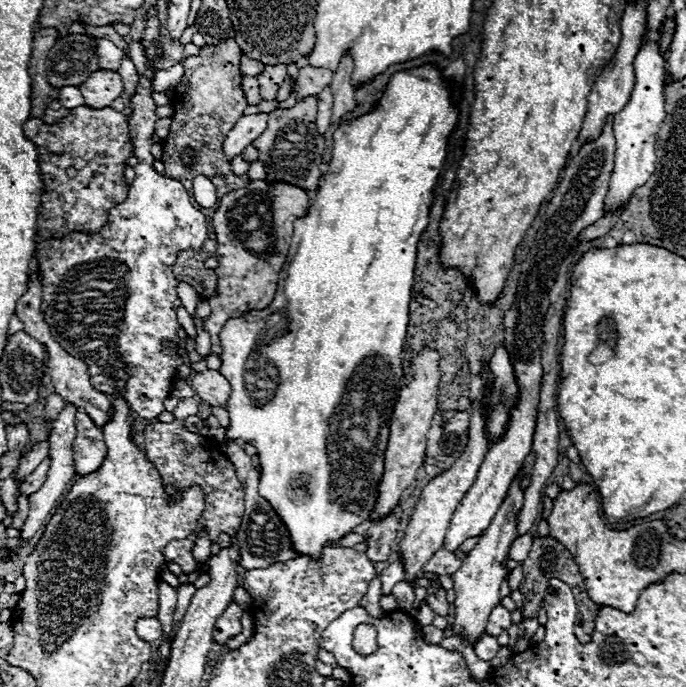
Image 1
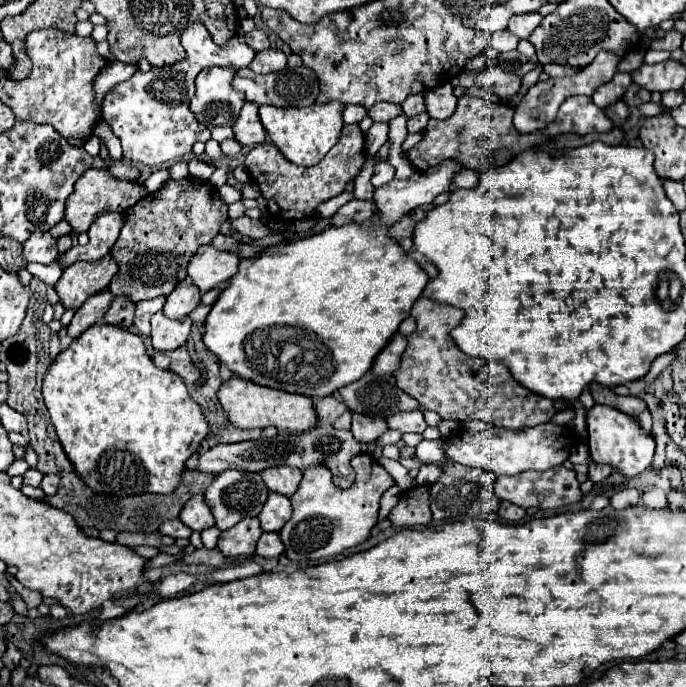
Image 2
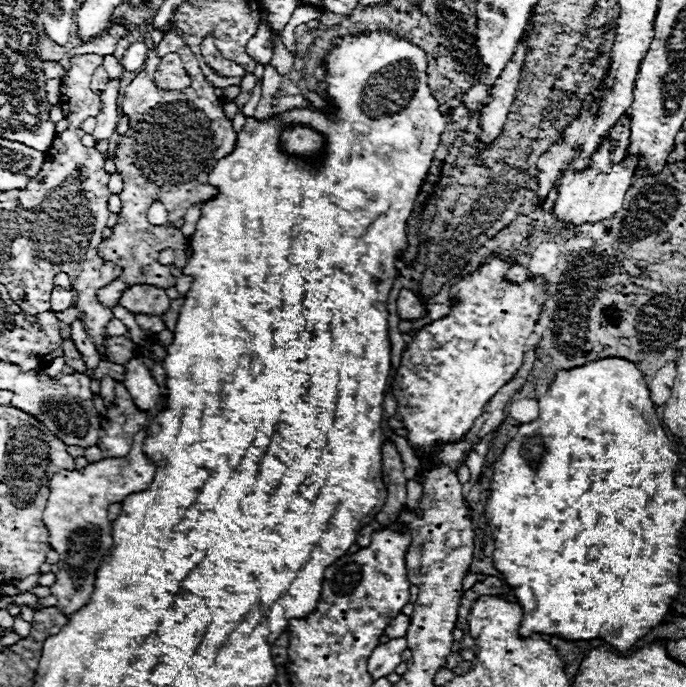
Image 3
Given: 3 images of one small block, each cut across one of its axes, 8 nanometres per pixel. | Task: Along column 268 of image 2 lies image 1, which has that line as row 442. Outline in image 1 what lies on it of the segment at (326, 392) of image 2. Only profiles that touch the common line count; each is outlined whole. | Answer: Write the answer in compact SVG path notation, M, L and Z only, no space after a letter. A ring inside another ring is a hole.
M422 66L422 68L414 68L414 70L396 72L390 78L388 88L386 88L386 92L380 100L380 106L376 110L372 110L370 114L360 116L352 122L344 122L334 132L330 170L324 176L324 186L320 186L316 192L316 198L314 198L314 204L312 204L308 216L294 222L294 238L290 244L290 254L288 254L286 266L282 268L278 290L276 290L272 304L264 310L248 312L248 316L244 314L240 318L230 318L230 322L226 322L220 332L220 344L222 344L220 374L234 388L234 392L230 392L230 398L226 404L226 410L230 414L230 426L228 426L228 430L224 430L224 442L228 442L228 438L242 438L258 450L258 458L260 458L258 492L262 494L262 498L266 498L274 506L274 510L280 514L282 522L286 522L286 526L290 530L292 546L298 556L310 556L314 560L320 560L324 546L338 542L340 538L350 534L358 524L370 520L370 512L376 508L378 484L384 474L384 450L386 450L388 434L390 434L388 424L390 424L392 408L396 404L396 398L398 398L398 392L400 392L402 380L404 380L400 352L402 352L406 328L408 328L408 304L410 304L414 281L416 244L420 240L422 230L428 226L428 208L434 198L432 190L434 190L436 180L442 172L442 164L446 160L448 136L456 128L456 124L458 124L458 108L450 102L450 86L442 80L442 76L436 68ZM256 318L264 322L264 328L256 328ZM274 366L278 370L278 376L264 376L266 372L272 374Z

